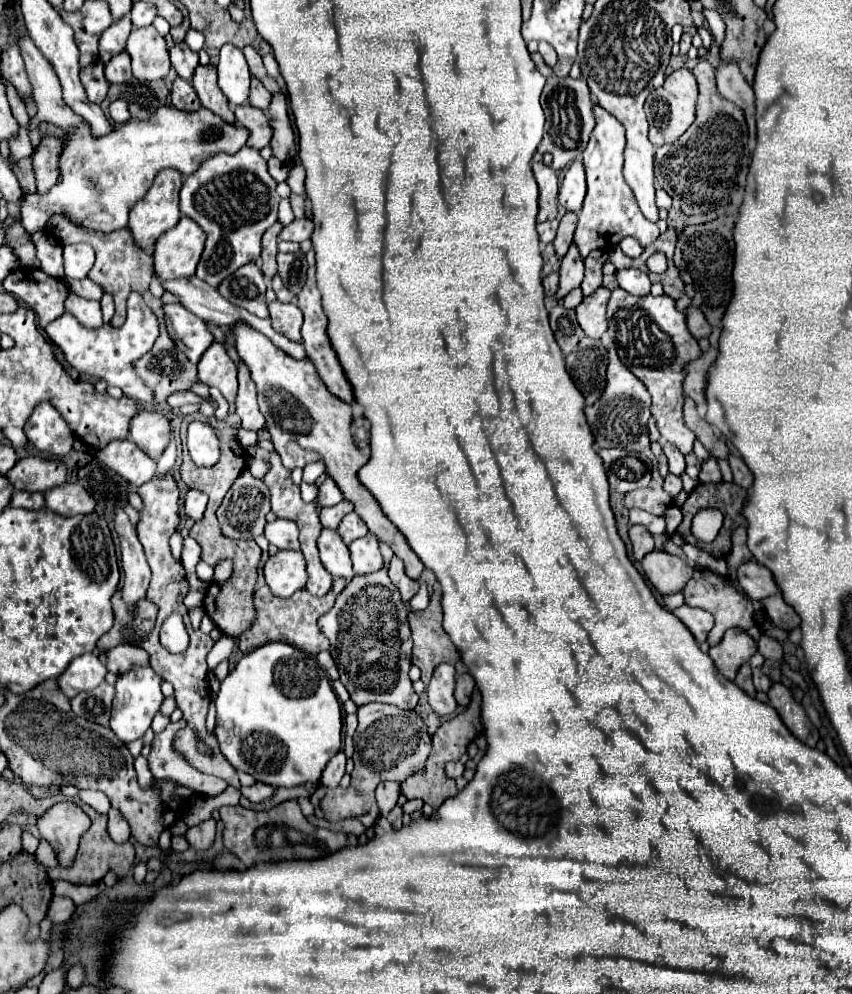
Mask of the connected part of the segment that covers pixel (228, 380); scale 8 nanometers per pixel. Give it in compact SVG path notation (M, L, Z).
M212 342L212 346L202 354L198 362L198 378L208 386L218 388L228 402L234 402L238 392L236 364L226 354L226 348L222 344Z

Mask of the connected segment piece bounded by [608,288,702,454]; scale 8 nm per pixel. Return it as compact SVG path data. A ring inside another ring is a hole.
M614 288L608 300L608 336L618 348L620 360L634 372L648 392L652 394L652 416L656 418L656 426L664 440L674 444L682 454L690 454L694 446L694 432L684 424L682 406L684 406L684 368L688 362L702 356L702 350L686 328L686 314L676 310L676 302L666 298L664 294L654 298L648 296L632 296L622 288ZM624 316L640 316L640 318L624 318Z

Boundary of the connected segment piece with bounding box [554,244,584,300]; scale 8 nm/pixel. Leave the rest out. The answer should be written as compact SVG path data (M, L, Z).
M572 244L568 254L562 258L562 264L560 264L560 284L558 284L558 292L554 294L556 300L564 298L570 290L578 288L582 278L584 278L584 264L580 260L580 254L578 254L578 248Z

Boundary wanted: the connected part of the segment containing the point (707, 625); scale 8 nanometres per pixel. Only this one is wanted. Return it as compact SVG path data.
M680 606L674 610L674 616L678 616L686 628L694 634L696 642L702 644L710 632L710 628L714 626L714 616L702 608L690 608L690 606Z

